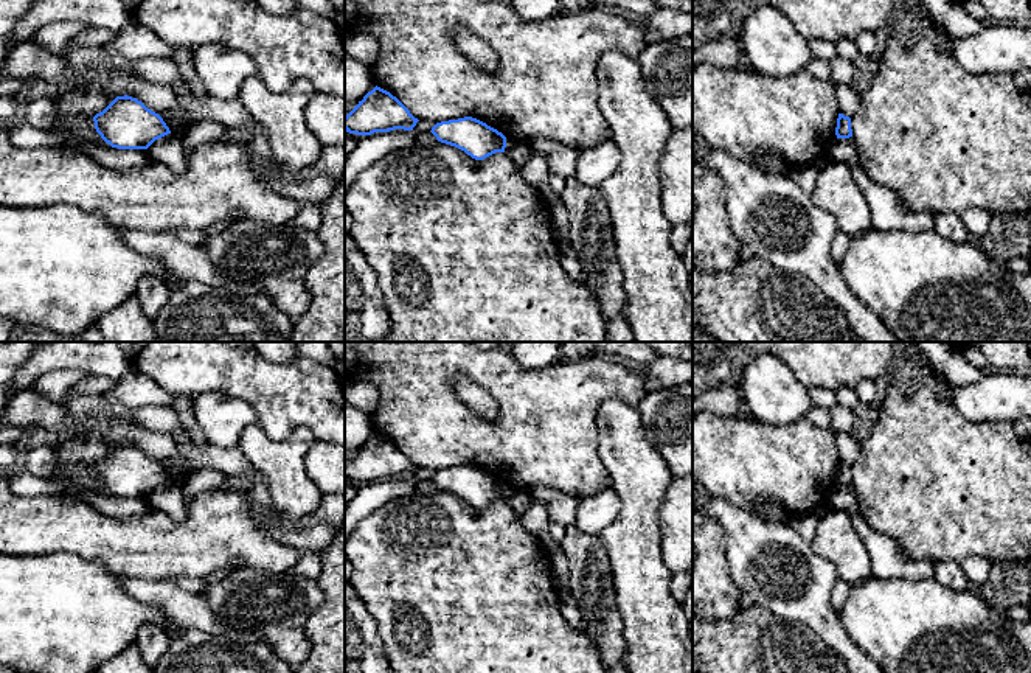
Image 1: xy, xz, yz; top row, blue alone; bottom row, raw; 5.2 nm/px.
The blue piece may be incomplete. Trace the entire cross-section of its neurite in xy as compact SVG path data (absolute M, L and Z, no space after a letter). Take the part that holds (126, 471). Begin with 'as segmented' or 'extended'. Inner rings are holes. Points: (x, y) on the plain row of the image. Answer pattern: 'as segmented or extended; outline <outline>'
as segmented; outline M127 443L116 445L93 469L101 486L118 497L148 497L171 482L158 462Z

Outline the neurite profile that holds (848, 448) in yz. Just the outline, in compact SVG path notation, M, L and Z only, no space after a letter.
M835 432L835 445L840 462L852 466L860 455L862 443L856 440L851 434Z

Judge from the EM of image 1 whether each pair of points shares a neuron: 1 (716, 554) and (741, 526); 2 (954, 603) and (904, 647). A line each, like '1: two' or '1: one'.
1: two
2: one

